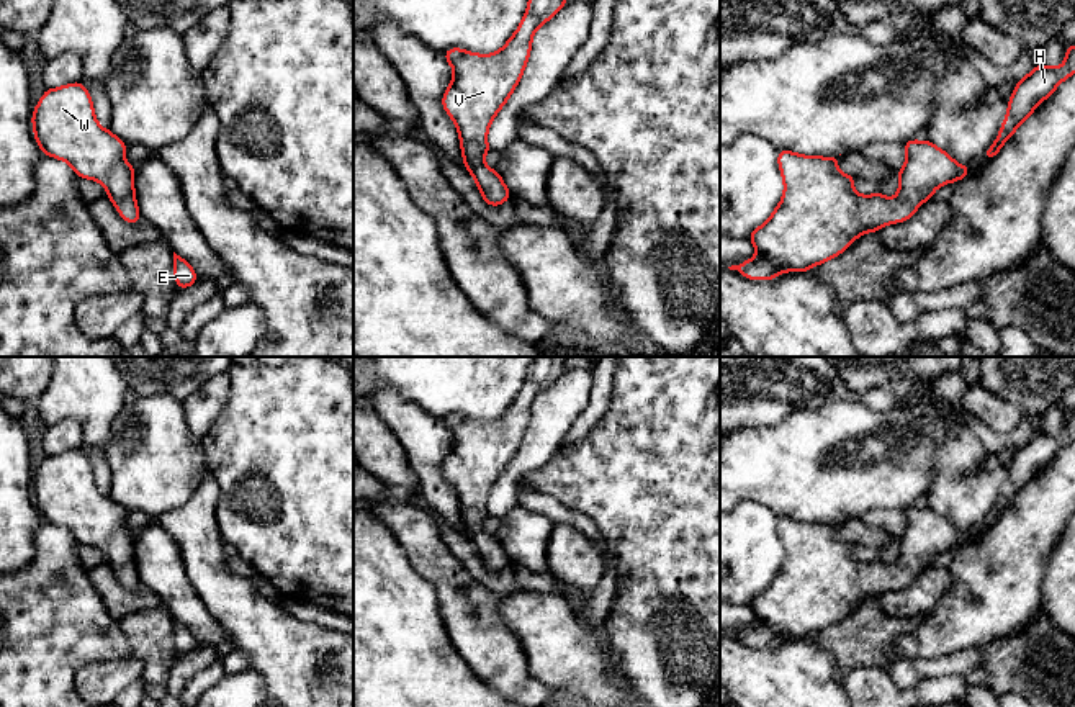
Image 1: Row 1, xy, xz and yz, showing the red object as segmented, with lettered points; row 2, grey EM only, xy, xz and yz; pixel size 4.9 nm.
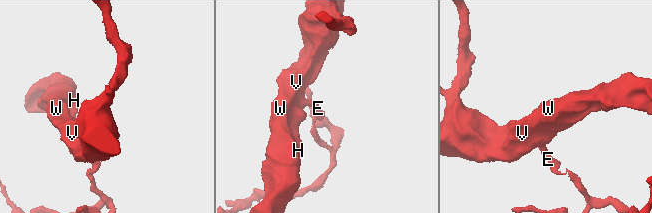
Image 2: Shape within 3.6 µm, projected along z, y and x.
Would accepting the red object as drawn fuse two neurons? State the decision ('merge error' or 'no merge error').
no merge error

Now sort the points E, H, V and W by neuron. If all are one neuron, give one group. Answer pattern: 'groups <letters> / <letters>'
groups E H V W

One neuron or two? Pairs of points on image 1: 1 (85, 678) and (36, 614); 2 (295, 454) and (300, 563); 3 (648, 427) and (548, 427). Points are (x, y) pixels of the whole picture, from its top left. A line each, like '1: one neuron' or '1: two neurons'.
1: two neurons
2: one neuron
3: two neurons

